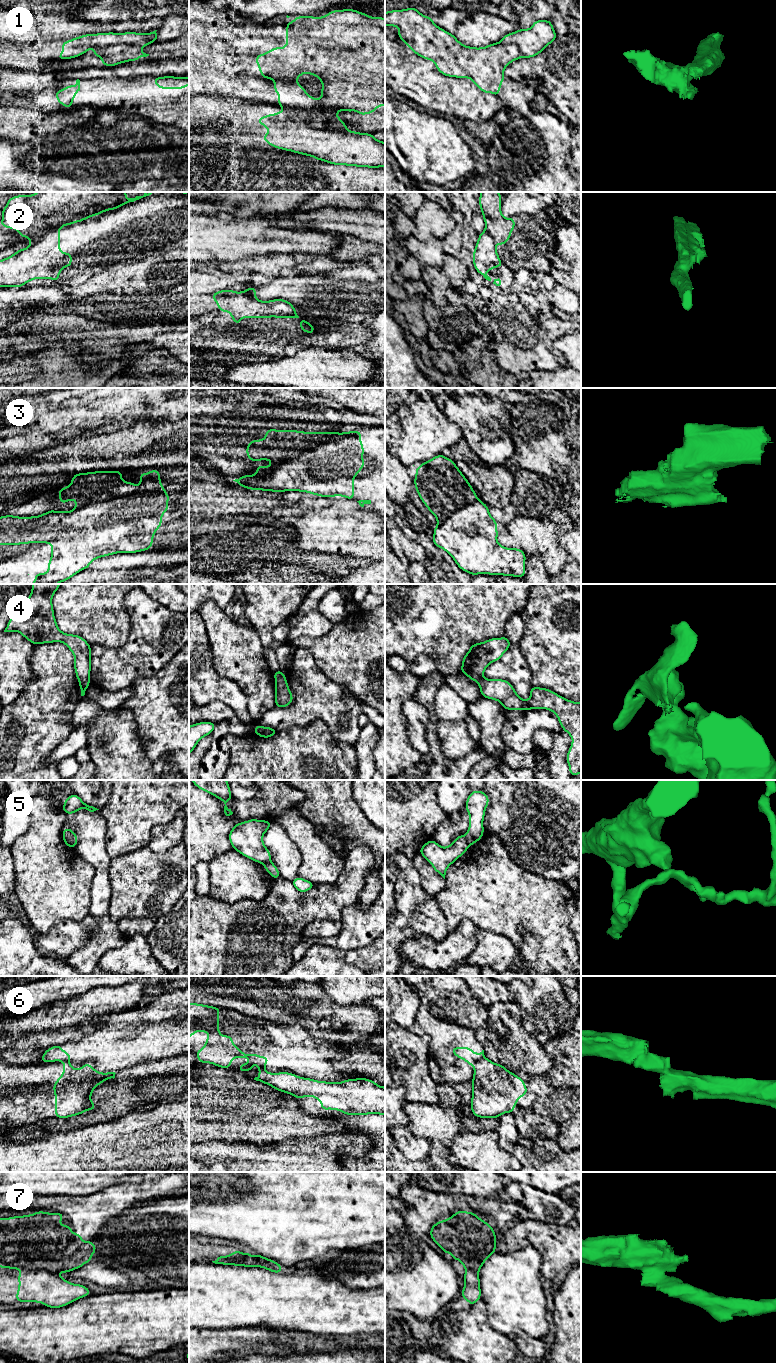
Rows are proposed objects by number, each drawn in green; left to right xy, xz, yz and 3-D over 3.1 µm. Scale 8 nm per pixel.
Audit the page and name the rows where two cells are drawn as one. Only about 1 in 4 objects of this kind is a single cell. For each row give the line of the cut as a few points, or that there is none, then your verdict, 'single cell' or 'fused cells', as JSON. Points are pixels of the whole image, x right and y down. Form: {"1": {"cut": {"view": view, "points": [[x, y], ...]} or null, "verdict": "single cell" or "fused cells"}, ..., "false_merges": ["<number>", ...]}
{"1": {"cut": {"view": "xz", "points": [[286, 112], [307, 113], [312, 126], [336, 116]]}, "verdict": "fused cells"}, "2": {"cut": {"view": "xy", "points": [[59, 227], [50, 229], [30, 245]]}, "verdict": "fused cells"}, "3": {"cut": {"view": "xz", "points": [[337, 432], [334, 437], [278, 462], [264, 475], [256, 474]]}, "verdict": "fused cells"}, "4": {"cut": null, "verdict": "single cell"}, "5": {"cut": {"view": "yz", "points": [[464, 835], [469, 844]]}, "verdict": "fused cells"}, "6": {"cut": {"view": "yz", "points": [[484, 1057], [473, 1066]]}, "verdict": "fused cells"}, "7": {"cut": {"view": "xy", "points": [[20, 1269], [45, 1269], [56, 1274]]}, "verdict": "fused cells"}, "false_merges": ["1", "2", "3", "5", "6", "7"]}

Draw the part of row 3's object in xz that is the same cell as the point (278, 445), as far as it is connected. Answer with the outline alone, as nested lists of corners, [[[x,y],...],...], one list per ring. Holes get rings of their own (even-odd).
[[[266,429],[263,440],[255,439],[246,447],[248,460],[270,460],[271,466],[257,466],[256,474],[265,476],[278,463],[298,456],[319,443],[337,437],[337,432],[304,432],[298,430]]]

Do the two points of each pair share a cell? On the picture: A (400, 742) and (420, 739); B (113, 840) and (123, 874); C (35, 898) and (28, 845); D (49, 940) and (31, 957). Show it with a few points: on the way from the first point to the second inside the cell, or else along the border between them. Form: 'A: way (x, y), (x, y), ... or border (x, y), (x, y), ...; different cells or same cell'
A: border (406, 718), (408, 743), (422, 755); different cells
B: border (140, 847), (111, 859); different cells
C: way (35, 885), (35, 858); same cell
D: border (35, 941), (35, 944), (42, 952), (61, 958); different cells

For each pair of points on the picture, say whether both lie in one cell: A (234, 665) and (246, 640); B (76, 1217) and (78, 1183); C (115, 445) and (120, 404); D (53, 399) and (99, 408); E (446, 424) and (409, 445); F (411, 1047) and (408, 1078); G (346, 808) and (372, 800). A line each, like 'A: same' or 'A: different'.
A: same
B: different
C: different
D: same
E: same
F: same
G: different

